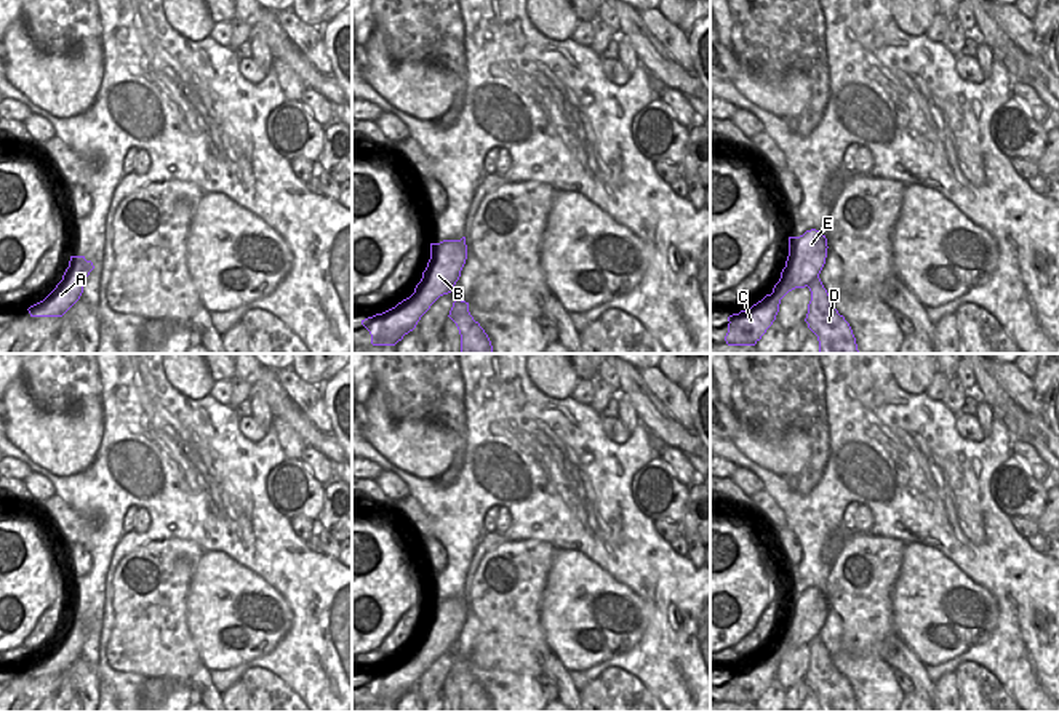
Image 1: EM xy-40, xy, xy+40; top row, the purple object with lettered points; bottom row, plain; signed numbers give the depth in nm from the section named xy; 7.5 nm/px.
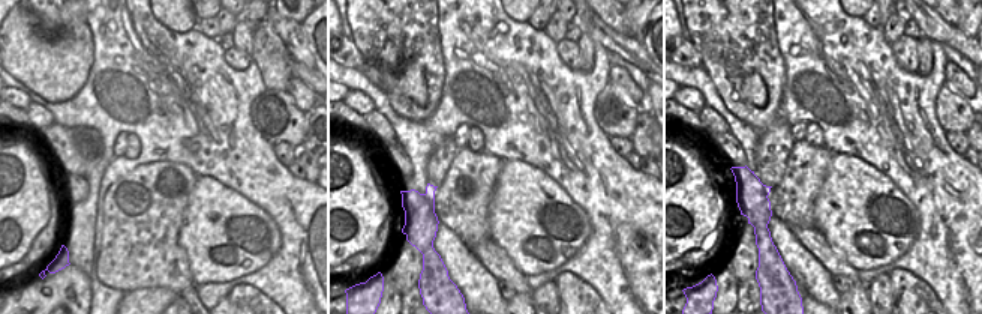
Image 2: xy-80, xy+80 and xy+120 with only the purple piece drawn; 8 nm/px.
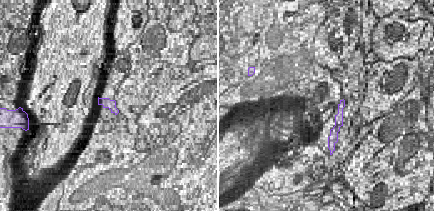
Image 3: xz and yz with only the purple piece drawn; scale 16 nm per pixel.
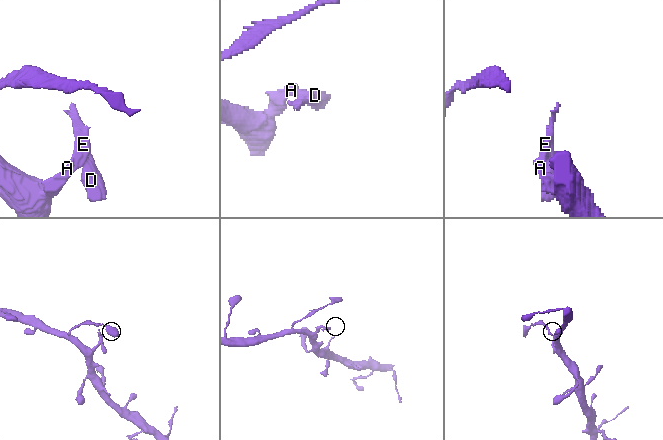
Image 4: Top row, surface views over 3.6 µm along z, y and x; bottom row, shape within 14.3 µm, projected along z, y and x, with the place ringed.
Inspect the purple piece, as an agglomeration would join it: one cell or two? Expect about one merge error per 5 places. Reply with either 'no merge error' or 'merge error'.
merge error

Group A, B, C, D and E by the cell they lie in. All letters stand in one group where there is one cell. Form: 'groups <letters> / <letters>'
groups A B C / D E

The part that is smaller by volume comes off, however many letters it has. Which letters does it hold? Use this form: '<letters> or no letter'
D, E

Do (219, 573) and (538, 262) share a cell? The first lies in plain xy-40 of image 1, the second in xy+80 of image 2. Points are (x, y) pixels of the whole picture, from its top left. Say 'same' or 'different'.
same

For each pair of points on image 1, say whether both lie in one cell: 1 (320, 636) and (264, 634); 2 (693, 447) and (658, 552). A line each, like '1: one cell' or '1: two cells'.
1: two cells
2: two cells

